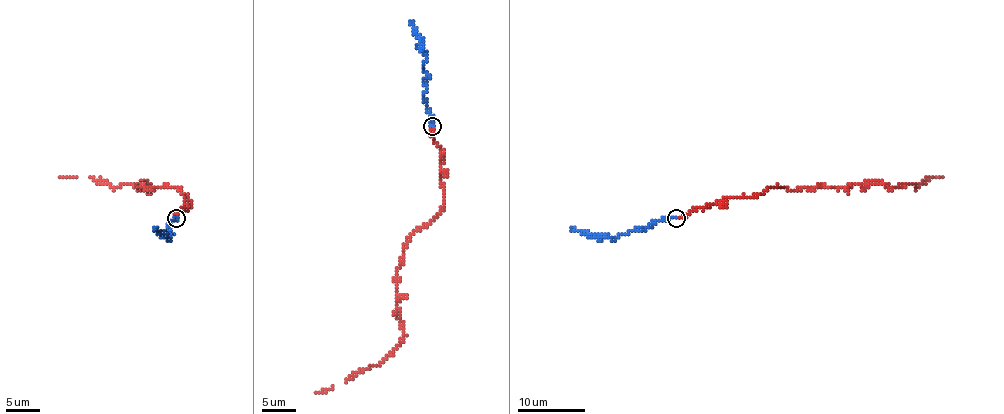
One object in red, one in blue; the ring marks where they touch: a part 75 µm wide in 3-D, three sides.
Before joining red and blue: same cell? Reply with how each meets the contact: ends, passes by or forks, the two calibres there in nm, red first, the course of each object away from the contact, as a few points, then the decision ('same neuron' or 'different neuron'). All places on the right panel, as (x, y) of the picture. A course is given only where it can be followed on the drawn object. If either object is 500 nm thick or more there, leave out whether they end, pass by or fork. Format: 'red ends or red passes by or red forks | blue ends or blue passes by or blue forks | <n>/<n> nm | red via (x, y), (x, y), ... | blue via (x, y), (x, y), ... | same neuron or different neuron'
red ends | blue ends | 220/220 nm | red via (677, 218), (778, 186), (791, 191), (871, 183), (892, 188), (943, 176) | blue via (677, 218), (666, 218), (611, 238), (587, 235), (572, 228) | same neuron

